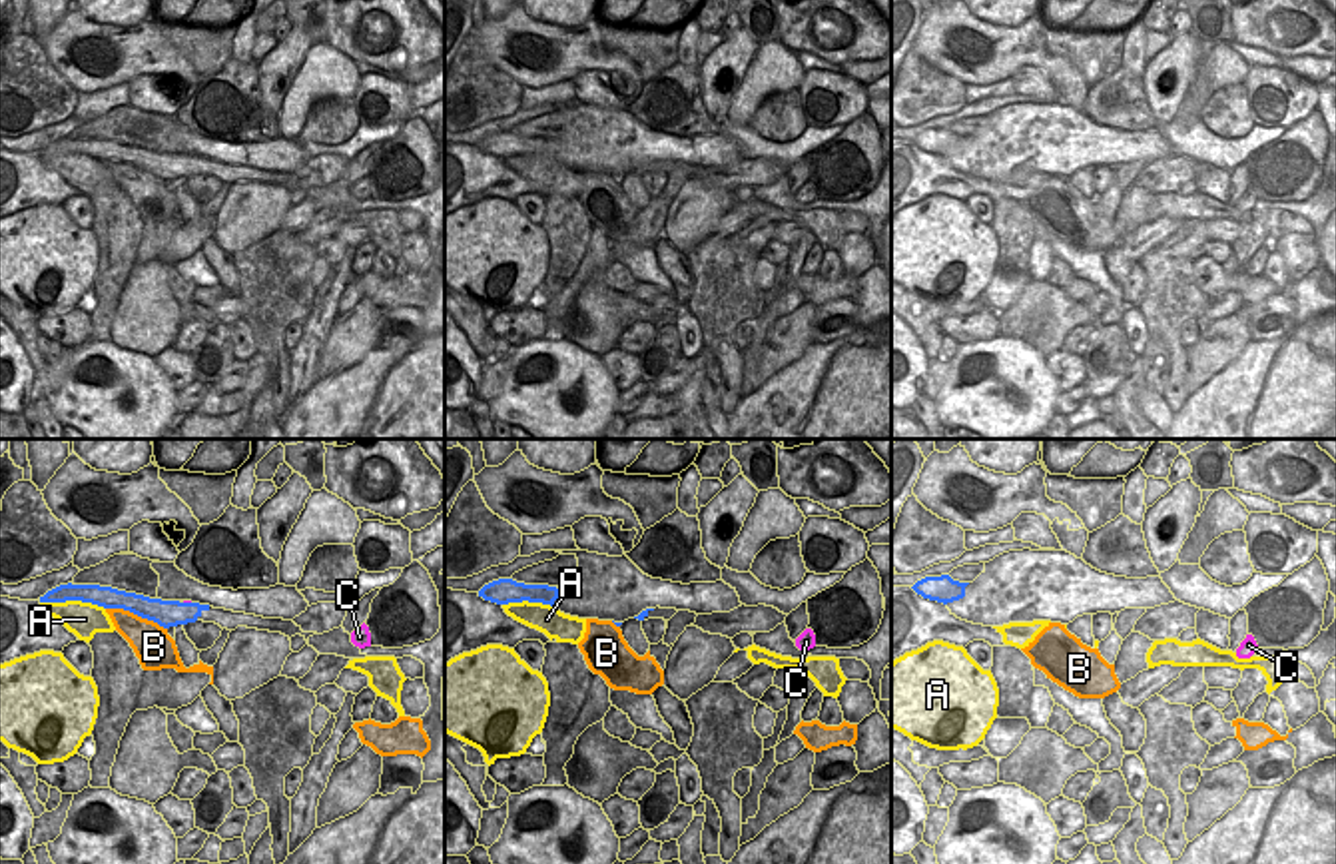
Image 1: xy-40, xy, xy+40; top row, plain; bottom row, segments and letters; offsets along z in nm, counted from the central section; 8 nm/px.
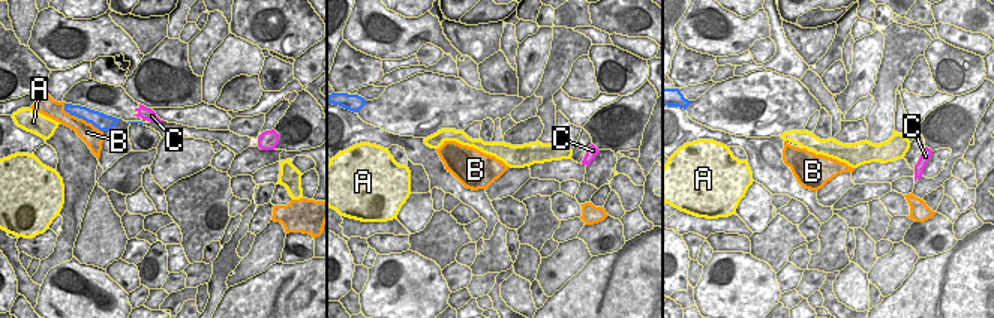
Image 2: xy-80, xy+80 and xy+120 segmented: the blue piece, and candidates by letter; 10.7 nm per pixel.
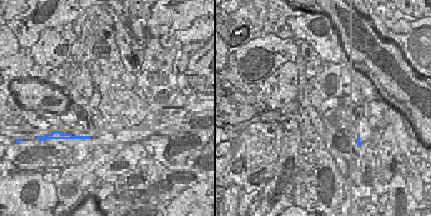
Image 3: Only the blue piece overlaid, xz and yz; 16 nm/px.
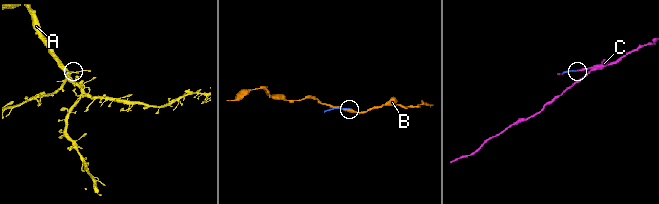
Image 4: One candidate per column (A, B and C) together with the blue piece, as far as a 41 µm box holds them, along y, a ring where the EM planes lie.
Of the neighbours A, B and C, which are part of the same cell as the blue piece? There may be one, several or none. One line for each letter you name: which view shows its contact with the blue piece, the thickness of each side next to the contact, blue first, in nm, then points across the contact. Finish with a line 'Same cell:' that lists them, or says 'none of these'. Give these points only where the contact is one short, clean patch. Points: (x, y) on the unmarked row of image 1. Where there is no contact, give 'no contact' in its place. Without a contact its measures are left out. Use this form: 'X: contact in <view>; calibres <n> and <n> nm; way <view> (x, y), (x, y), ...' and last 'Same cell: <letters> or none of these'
Same cell: none of these

